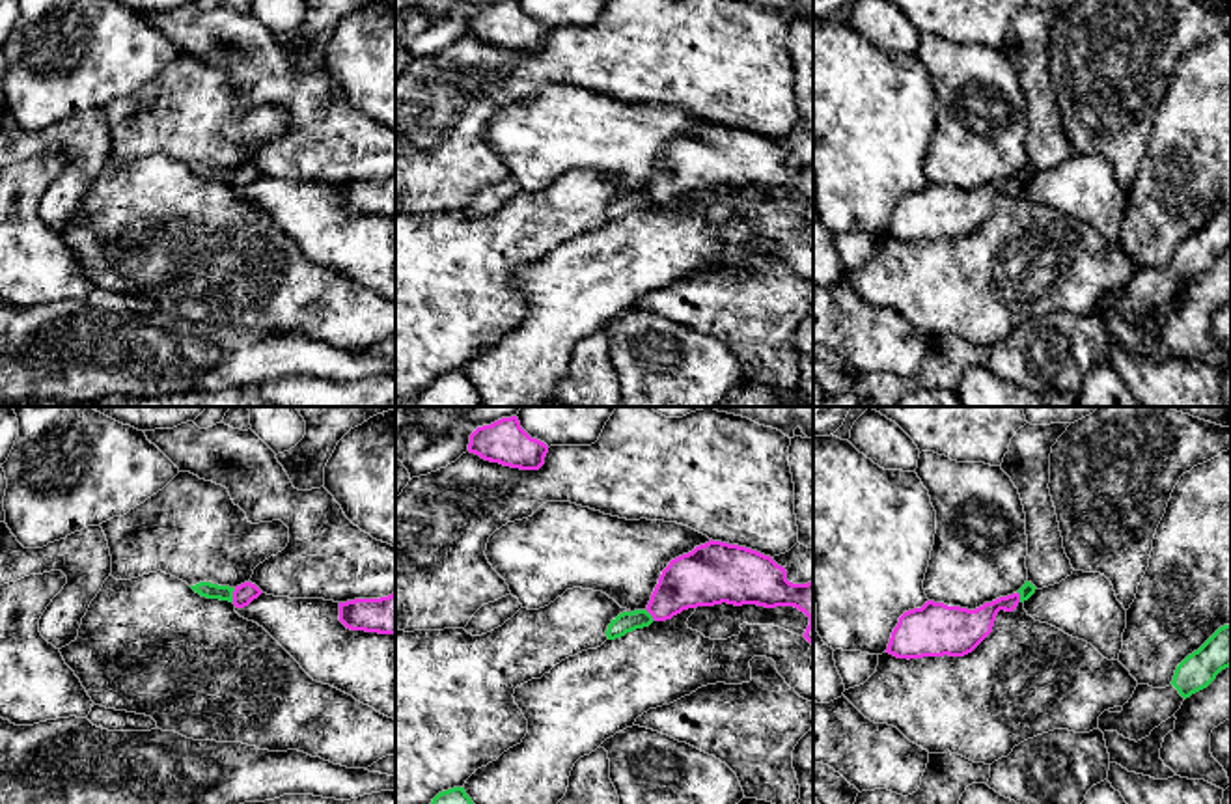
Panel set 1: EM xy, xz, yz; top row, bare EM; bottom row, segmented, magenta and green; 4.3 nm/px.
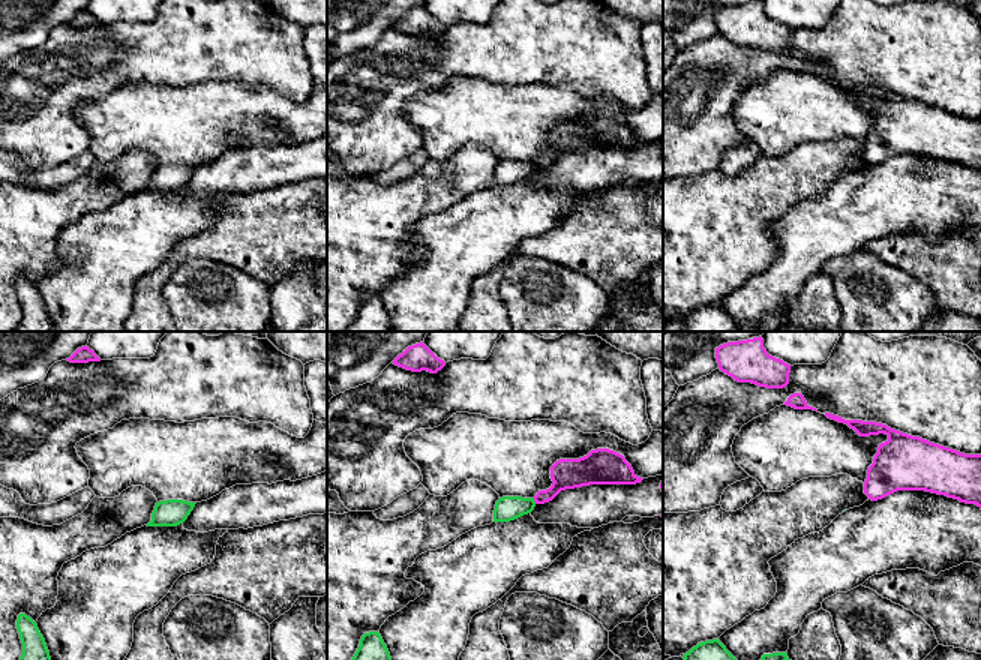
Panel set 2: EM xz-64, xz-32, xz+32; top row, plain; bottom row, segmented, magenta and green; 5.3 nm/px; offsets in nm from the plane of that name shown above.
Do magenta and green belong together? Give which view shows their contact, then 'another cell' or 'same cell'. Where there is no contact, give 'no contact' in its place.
xy | another cell

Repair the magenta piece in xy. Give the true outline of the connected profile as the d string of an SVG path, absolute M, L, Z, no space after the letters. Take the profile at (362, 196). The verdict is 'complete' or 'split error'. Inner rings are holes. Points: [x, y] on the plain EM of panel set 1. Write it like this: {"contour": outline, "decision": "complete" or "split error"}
{"contour": "M395 175L339 185L339 203L351 213L395 216Z", "decision": "complete"}

